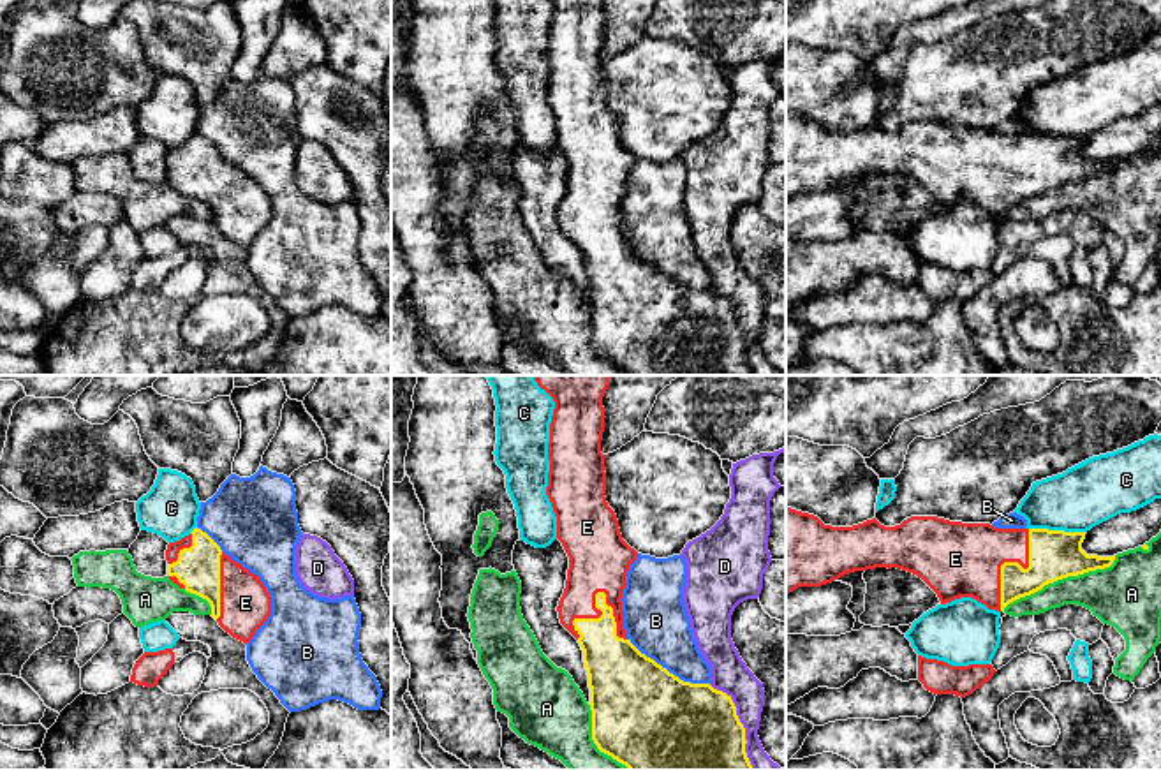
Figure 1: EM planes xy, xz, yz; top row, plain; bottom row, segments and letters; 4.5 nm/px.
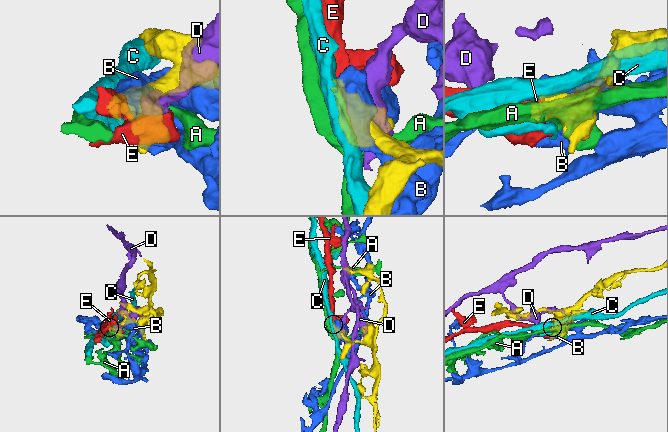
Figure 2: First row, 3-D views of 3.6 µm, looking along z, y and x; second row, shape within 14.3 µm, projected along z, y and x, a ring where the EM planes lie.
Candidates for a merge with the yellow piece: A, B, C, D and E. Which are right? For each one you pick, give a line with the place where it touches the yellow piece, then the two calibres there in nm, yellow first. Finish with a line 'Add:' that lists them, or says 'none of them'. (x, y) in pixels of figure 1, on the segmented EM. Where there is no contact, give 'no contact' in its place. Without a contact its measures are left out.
E: meets yellow in xz at (601, 592); 180 nm thick on the yellow side, 280 nm on the other
Add: E

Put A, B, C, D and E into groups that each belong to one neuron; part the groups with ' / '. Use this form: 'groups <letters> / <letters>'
groups A / B / C / D / E

